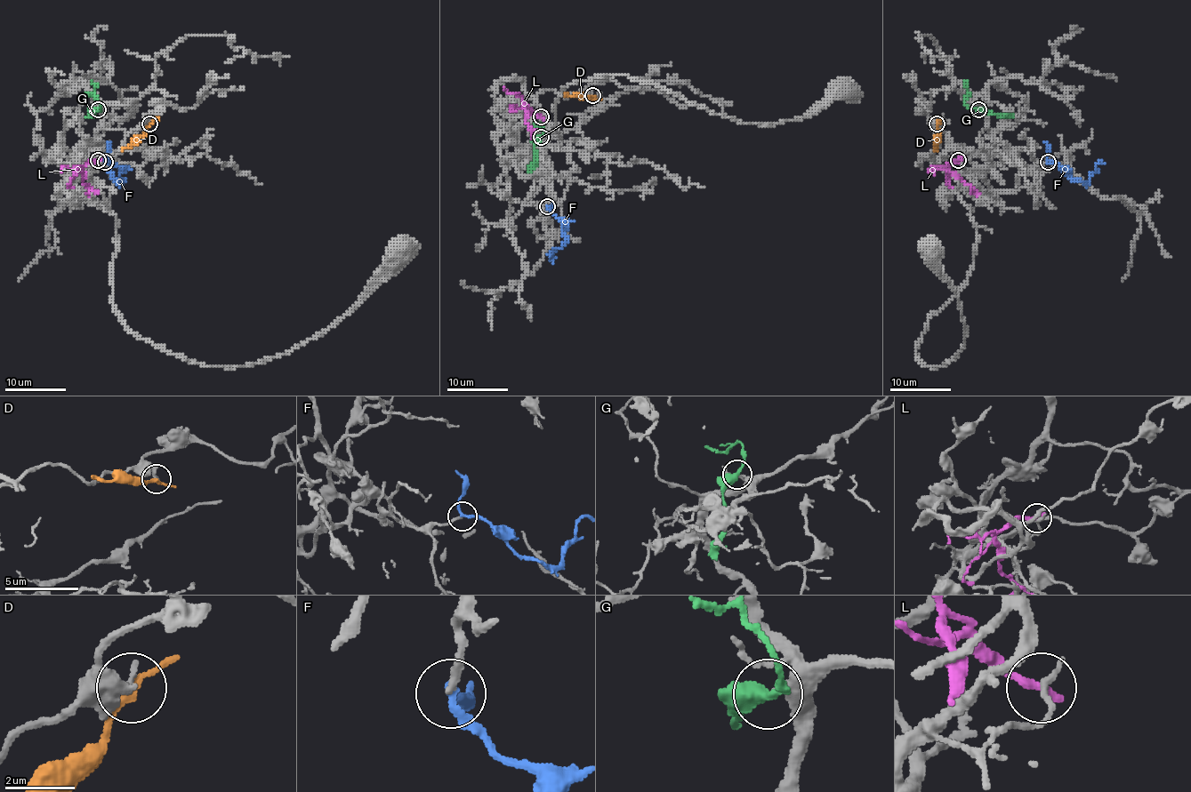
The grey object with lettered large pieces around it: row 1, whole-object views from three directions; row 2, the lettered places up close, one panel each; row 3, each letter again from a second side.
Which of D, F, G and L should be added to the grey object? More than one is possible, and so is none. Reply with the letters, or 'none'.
F

